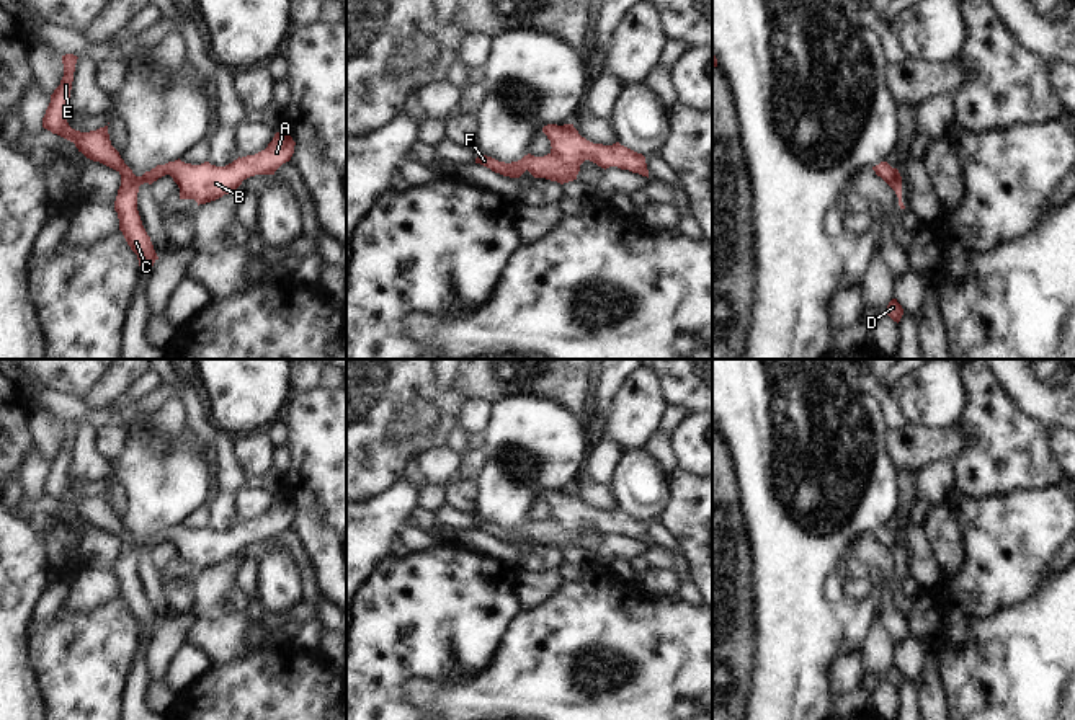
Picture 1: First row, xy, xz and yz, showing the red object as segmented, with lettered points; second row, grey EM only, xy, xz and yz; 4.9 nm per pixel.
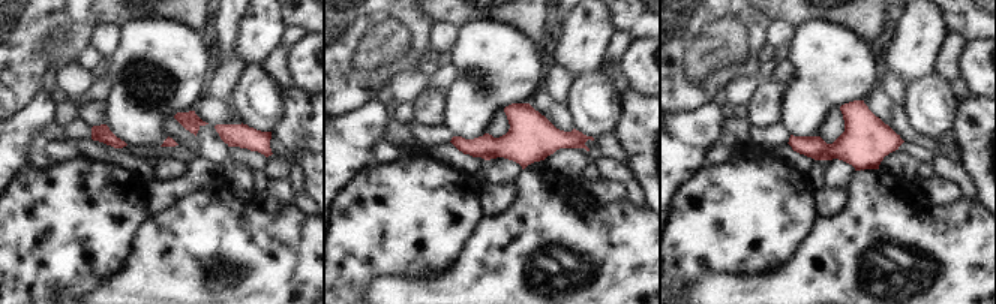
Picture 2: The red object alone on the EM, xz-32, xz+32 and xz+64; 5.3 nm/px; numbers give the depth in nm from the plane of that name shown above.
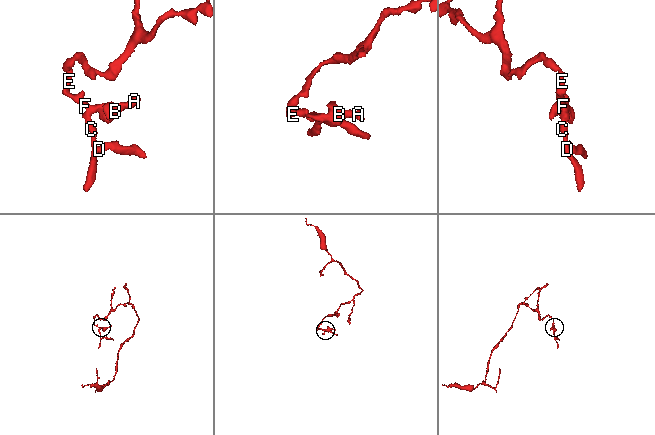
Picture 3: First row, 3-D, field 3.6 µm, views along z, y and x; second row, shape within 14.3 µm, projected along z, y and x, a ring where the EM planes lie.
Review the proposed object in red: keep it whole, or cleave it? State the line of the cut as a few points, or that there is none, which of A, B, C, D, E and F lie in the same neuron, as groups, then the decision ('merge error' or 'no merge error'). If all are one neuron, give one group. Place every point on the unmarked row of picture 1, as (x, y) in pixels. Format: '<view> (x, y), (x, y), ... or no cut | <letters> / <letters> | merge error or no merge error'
no cut | A B C D E F | no merge error

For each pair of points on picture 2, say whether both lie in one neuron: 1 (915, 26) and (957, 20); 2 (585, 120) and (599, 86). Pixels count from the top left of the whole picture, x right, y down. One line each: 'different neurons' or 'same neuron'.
1: different neurons
2: same neuron

